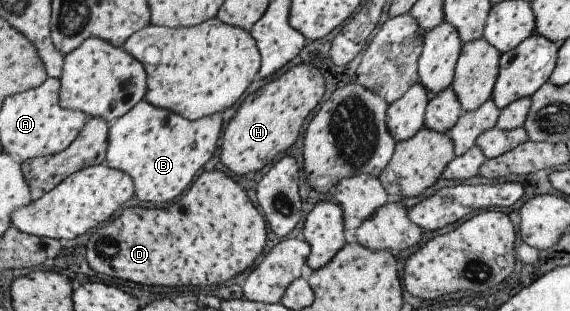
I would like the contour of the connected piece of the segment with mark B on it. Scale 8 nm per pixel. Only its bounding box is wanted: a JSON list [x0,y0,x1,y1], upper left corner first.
[104,100,225,206]

